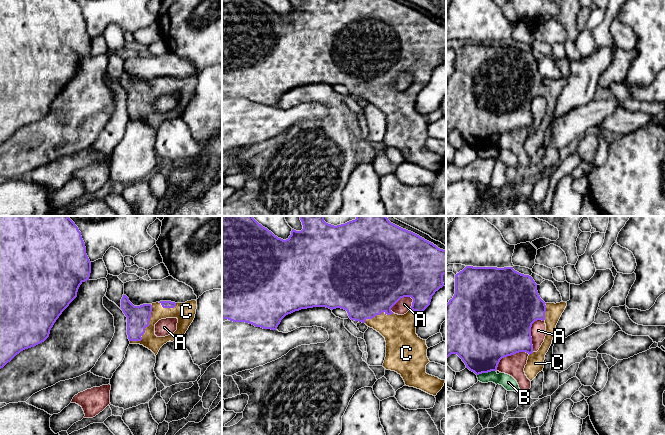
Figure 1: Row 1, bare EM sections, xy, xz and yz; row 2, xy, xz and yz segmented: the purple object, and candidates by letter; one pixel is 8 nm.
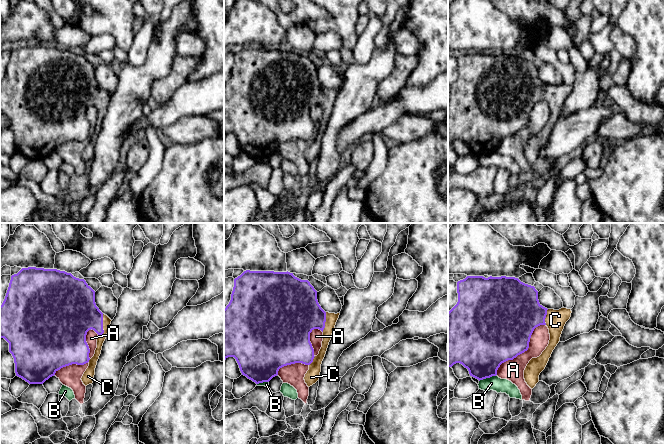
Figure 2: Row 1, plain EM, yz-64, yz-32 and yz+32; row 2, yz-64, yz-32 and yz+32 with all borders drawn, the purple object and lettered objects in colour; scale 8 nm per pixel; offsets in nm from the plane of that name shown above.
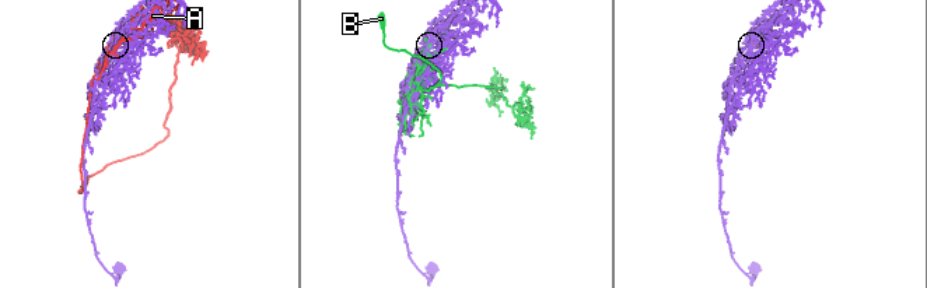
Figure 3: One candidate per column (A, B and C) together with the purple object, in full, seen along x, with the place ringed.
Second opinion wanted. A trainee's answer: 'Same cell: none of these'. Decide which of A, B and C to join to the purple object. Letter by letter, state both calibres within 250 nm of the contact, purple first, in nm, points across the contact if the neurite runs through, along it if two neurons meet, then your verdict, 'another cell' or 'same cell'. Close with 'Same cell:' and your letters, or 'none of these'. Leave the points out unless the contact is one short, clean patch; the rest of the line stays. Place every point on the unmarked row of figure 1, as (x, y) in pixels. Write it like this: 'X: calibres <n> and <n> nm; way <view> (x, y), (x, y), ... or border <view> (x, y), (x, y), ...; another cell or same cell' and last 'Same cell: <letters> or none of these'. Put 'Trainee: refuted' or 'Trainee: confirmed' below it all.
A: calibres 500 and 130 nm; another cell
B: calibres 420 and 110 nm; another cell
C: calibres 190 and 130 nm; same cell
Same cell: C
Trainee: refuted

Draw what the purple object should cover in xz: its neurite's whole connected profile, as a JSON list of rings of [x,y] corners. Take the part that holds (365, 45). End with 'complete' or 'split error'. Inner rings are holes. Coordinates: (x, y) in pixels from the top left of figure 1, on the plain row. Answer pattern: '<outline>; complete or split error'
[[[222,0],[222,95],[233,98],[245,98],[261,103],[263,105],[276,106],[281,96],[288,90],[301,85],[313,83],[326,83],[331,86],[341,84],[347,87],[351,96],[365,99],[368,103],[379,108],[386,117],[386,133],[383,143],[386,146],[395,147],[401,151],[405,161],[420,165],[430,171],[436,172],[444,162],[445,156],[426,149],[426,141],[430,138],[427,133],[426,116],[416,110],[417,95],[421,89],[430,81],[432,72],[444,62],[443,51],[446,50],[446,26],[438,24],[433,19],[425,16],[419,11],[403,5],[395,0],[302,0],[303,5],[296,7],[292,5],[288,15],[283,16],[275,12],[261,0]],[[404,73],[413,75],[411,86],[404,91],[398,91],[391,84]]]; split error

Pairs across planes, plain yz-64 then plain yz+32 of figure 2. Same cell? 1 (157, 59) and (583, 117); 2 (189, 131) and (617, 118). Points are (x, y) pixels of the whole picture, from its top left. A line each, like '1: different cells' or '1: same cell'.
1: different cells
2: same cell

